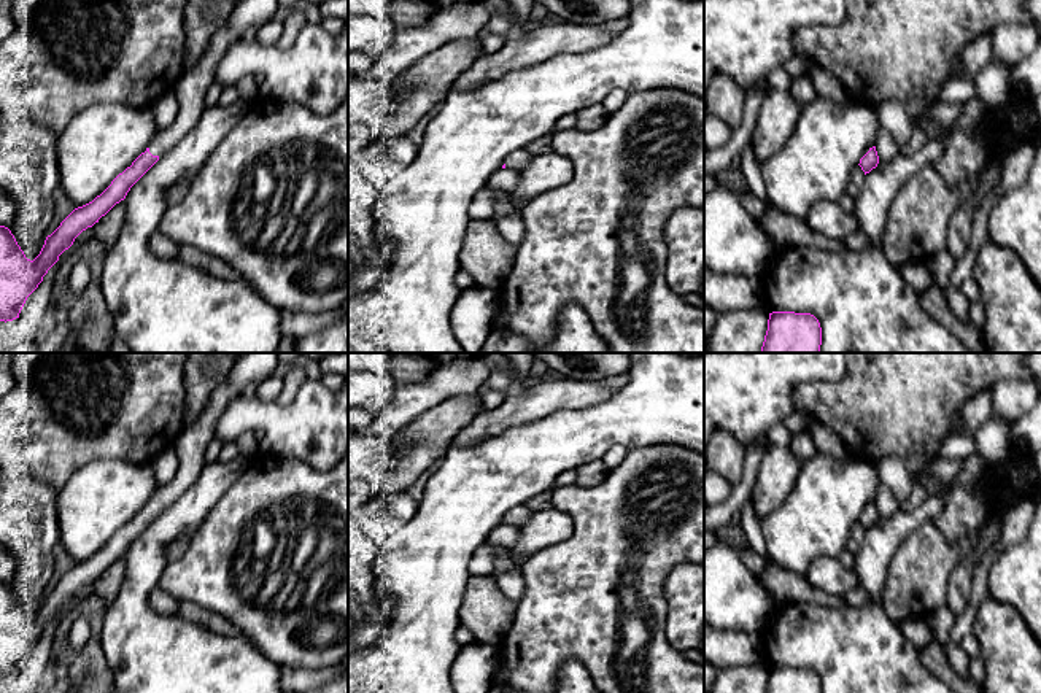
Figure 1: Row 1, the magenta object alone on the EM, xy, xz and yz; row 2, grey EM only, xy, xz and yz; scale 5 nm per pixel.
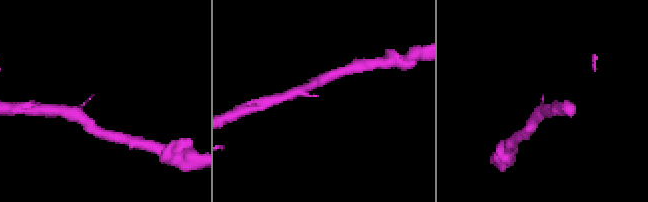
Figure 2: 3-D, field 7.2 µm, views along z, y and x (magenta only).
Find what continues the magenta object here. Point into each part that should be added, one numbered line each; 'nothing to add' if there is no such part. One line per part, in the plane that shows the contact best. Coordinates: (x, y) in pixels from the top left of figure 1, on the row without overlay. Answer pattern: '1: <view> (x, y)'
1: xy (191, 445)

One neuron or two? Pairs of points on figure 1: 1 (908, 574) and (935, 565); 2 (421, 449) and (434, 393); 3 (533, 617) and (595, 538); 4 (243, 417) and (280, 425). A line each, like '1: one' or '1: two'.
1: one
2: two
3: one
4: one

